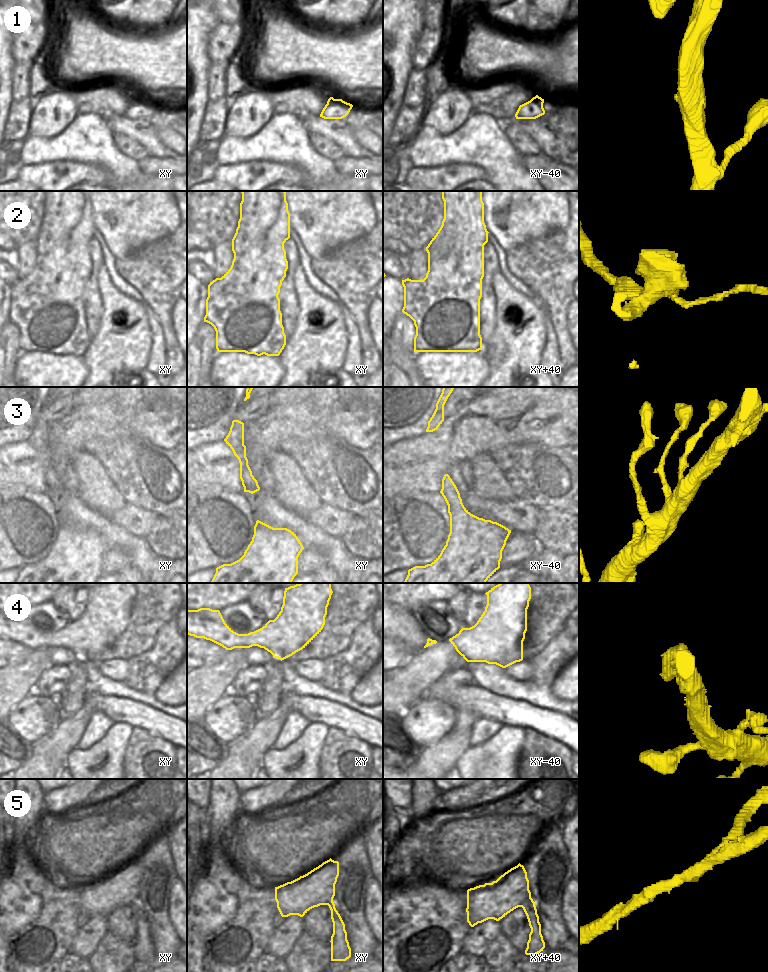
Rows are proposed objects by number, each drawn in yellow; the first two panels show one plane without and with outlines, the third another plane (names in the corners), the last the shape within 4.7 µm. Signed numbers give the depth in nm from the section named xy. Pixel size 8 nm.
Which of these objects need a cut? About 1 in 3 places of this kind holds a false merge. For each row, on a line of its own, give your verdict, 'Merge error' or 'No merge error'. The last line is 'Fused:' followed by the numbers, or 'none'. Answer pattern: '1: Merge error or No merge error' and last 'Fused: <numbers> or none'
1: No merge error
2: Merge error
3: Merge error
4: No merge error
5: Merge error
Fused: 2, 3, 5

